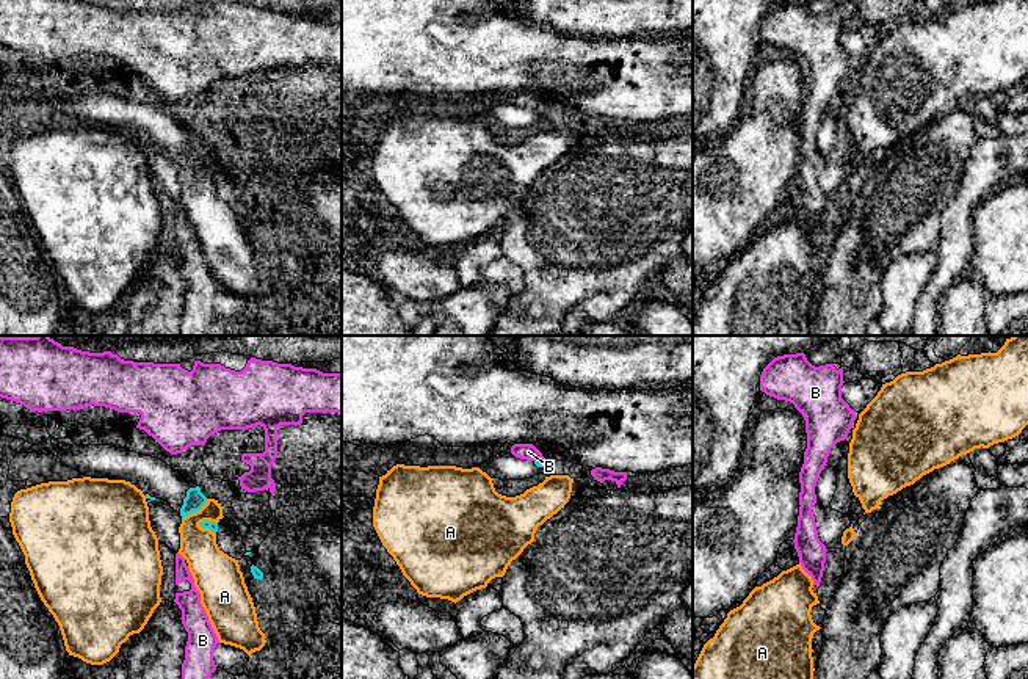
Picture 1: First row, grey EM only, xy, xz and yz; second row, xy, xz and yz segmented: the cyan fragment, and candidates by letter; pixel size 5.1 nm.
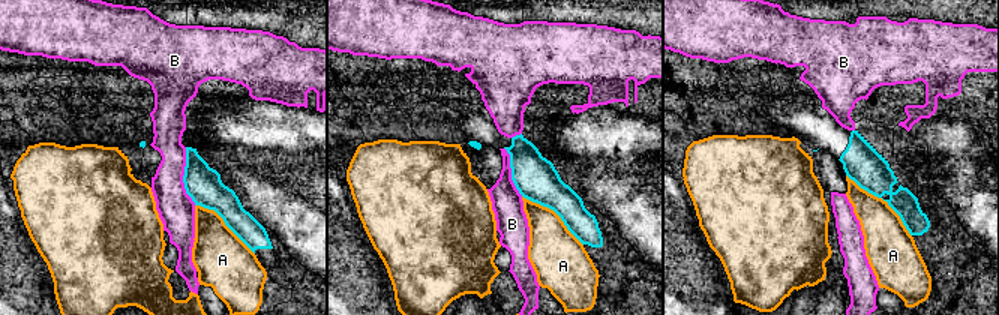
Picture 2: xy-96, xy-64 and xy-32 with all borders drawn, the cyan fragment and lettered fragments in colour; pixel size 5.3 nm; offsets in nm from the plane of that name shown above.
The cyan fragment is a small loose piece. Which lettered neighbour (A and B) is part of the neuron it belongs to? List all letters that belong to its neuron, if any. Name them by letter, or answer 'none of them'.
none of them

